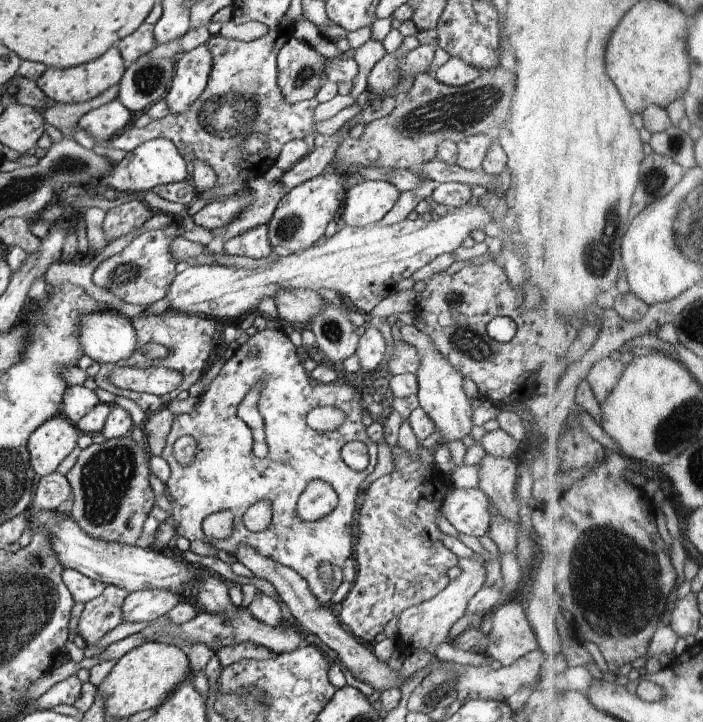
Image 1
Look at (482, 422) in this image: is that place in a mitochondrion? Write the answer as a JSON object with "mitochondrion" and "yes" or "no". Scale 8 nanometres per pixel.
{"mitochondrion":"no"}

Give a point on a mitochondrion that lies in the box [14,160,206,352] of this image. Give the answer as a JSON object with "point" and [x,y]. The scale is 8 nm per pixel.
{"point":[124,275]}

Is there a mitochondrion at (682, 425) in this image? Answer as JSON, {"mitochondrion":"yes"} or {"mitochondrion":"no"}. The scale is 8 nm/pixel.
{"mitochondrion":"yes"}

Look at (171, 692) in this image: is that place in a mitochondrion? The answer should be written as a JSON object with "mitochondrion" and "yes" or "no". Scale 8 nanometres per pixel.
{"mitochondrion":"no"}

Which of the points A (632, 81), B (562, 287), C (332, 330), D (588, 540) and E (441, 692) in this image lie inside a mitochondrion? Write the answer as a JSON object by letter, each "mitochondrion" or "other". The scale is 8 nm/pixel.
{"A":"other","B":"other","C":"mitochondrion","D":"mitochondrion","E":"mitochondrion"}

